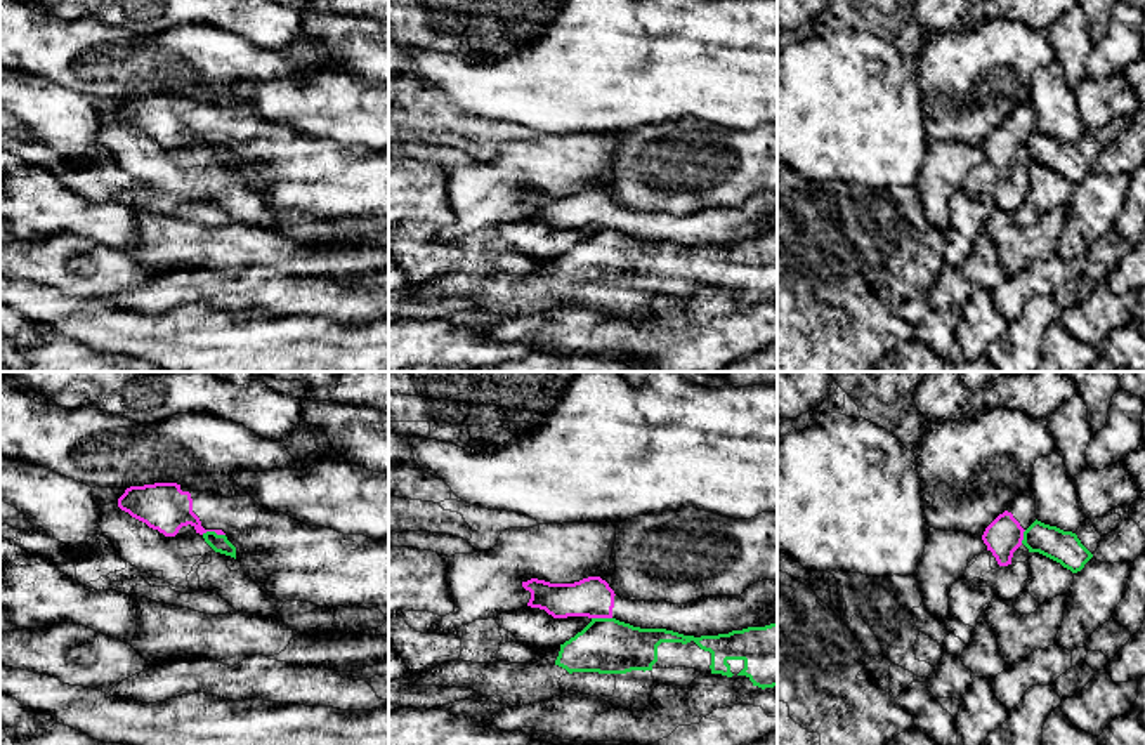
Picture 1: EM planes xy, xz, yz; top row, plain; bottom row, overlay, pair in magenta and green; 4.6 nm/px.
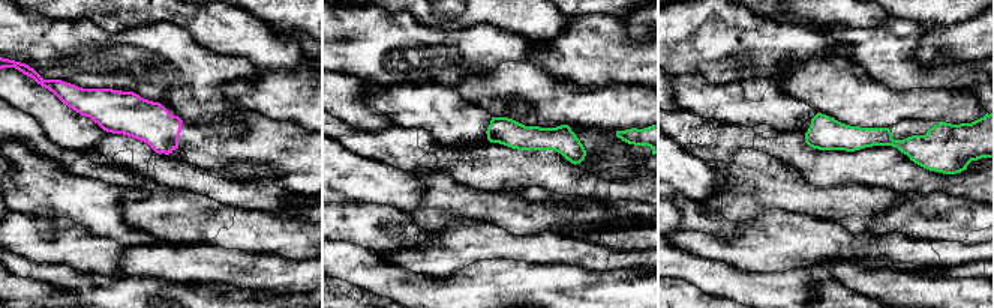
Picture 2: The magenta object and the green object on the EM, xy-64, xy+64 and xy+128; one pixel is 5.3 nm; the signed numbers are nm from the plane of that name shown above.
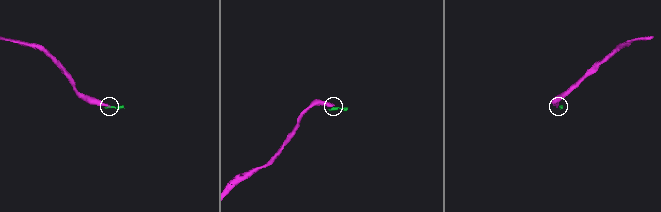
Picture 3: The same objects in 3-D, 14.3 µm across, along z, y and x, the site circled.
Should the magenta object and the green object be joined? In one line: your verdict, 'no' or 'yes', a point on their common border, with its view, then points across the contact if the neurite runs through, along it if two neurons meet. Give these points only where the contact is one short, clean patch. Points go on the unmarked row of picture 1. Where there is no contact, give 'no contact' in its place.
no | xy (214, 141) | along xy (202, 145), (214, 143), (224, 146)

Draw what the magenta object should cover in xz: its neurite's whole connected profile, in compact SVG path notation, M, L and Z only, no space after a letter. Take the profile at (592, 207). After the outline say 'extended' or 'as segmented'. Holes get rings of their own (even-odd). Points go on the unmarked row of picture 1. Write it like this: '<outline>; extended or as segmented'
M600 188L574 194L531 189L522 198L531 203L527 217L545 221L553 229L616 229L640 240L666 240L694 248L748 240L769 217L777 226L777 191L756 193L741 207L710 207L687 215L623 210Z; extended

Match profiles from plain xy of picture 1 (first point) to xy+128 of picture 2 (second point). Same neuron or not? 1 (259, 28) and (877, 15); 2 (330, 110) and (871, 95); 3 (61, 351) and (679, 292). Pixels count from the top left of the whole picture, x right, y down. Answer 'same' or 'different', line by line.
1: same
2: same
3: same

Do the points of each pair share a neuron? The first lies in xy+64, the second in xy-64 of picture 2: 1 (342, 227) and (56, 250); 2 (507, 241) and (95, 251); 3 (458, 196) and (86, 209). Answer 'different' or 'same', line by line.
1: same
2: different
3: different

